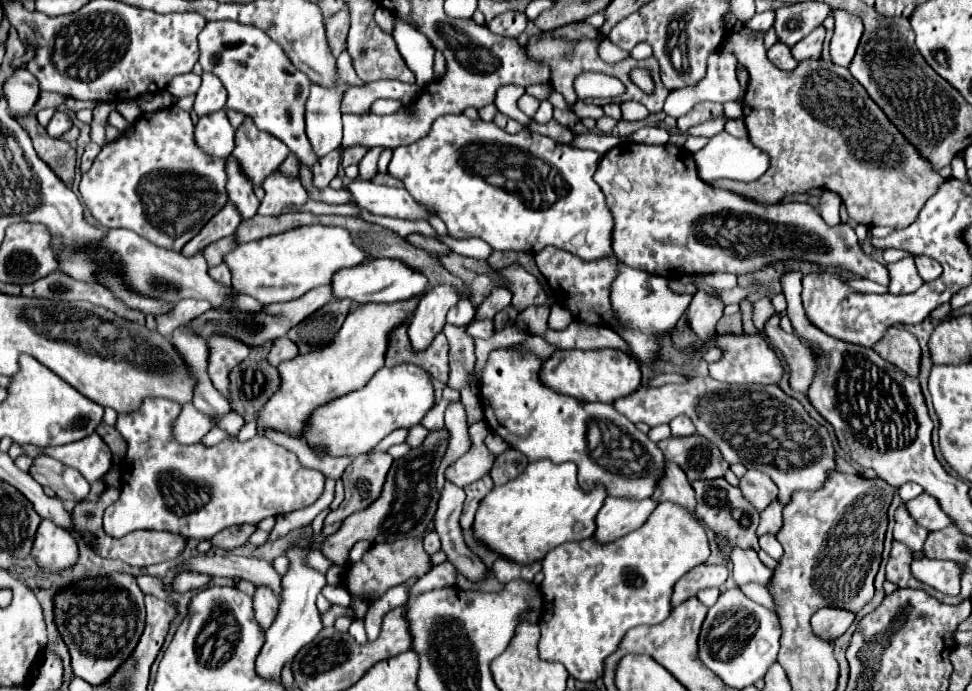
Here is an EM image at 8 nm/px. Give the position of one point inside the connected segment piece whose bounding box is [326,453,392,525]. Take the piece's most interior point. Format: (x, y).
(363, 480)

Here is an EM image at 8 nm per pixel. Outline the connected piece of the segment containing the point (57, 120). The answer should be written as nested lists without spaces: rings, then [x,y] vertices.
[[[56,111],[54,117],[50,119],[50,123],[46,125],[46,131],[48,131],[50,137],[60,139],[70,127],[72,127],[72,119],[70,119],[70,115],[68,115],[66,111]]]

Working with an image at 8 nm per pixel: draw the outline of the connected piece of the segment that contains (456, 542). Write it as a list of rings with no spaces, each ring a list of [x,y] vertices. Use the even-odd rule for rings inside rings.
[[[446,483],[442,497],[438,501],[438,511],[434,517],[436,533],[442,541],[442,551],[446,553],[448,561],[454,563],[460,575],[464,575],[472,583],[480,583],[486,579],[488,569],[478,555],[474,555],[468,545],[464,543],[462,529],[460,529],[460,513],[464,503],[464,489]]]

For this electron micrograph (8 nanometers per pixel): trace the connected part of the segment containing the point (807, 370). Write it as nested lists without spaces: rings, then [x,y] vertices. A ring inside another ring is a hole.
[[[774,313],[766,325],[764,333],[770,339],[772,347],[780,349],[786,363],[788,363],[788,373],[790,373],[790,385],[796,391],[808,391],[812,383],[812,375],[816,375],[816,359],[812,351],[802,345],[802,341],[796,335],[788,335],[780,329],[780,315]]]

